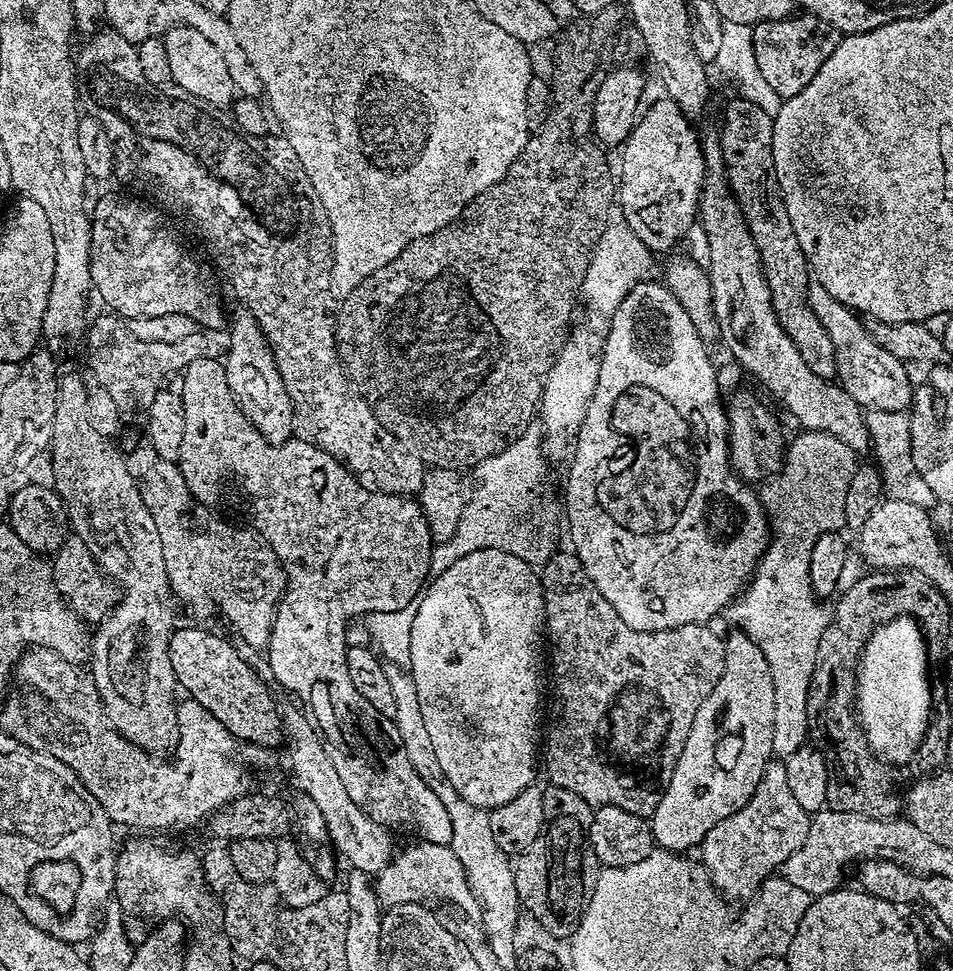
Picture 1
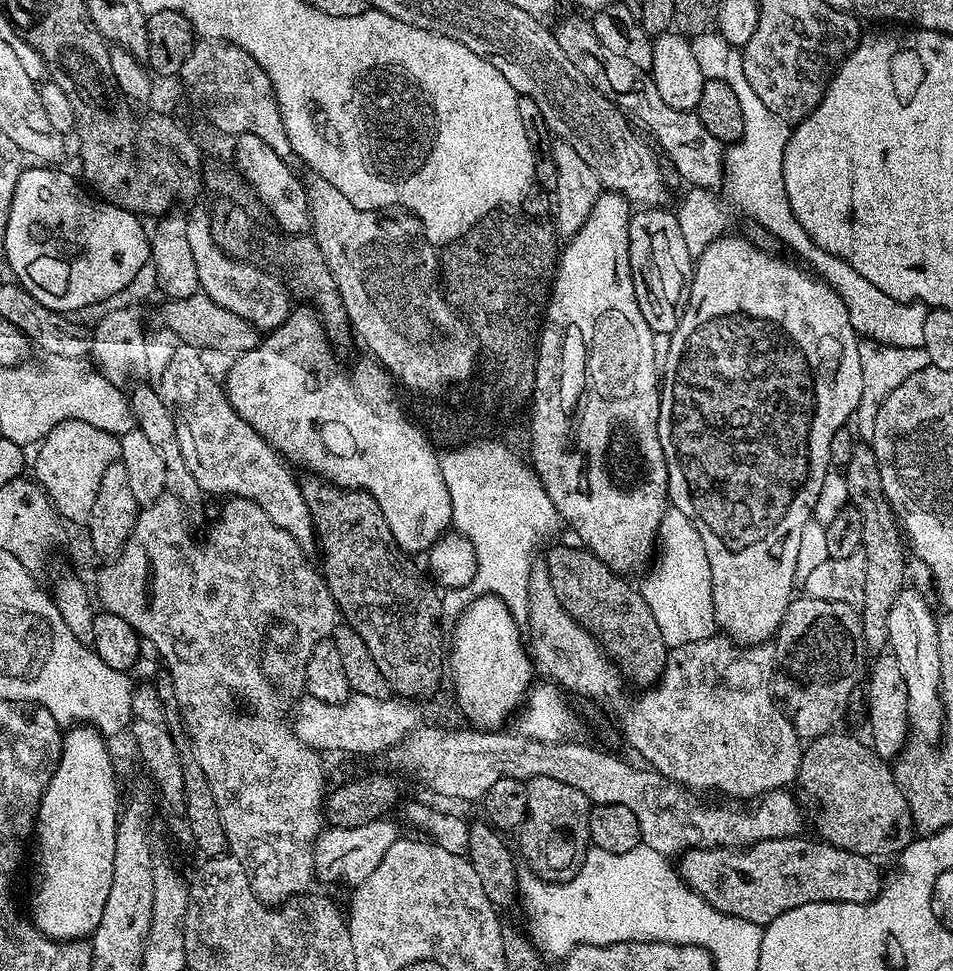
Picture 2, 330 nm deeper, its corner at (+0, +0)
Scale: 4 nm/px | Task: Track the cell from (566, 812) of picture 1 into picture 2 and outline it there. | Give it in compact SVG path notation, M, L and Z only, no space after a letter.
M534 777L527 781L528 813L518 829L520 852L532 875L560 884L574 878L582 866L590 847L588 839L588 814L590 803L582 792L555 778Z

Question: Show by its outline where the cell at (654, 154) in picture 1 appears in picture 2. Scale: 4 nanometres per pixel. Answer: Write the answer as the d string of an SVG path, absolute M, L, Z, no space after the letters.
M644 206L628 218L628 257L634 282L634 294L646 326L654 334L671 334L684 313L694 257L686 250L686 241L676 221L675 211L664 206Z

